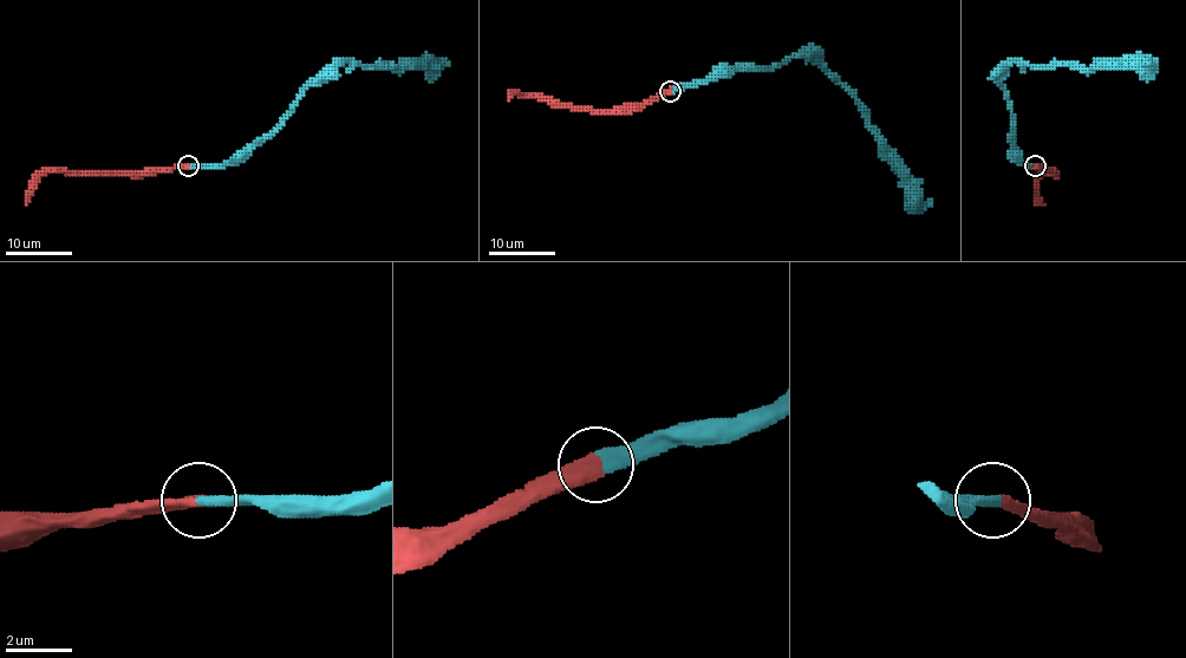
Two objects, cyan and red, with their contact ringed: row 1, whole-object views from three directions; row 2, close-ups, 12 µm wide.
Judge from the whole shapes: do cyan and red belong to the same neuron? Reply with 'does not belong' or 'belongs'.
belongs

